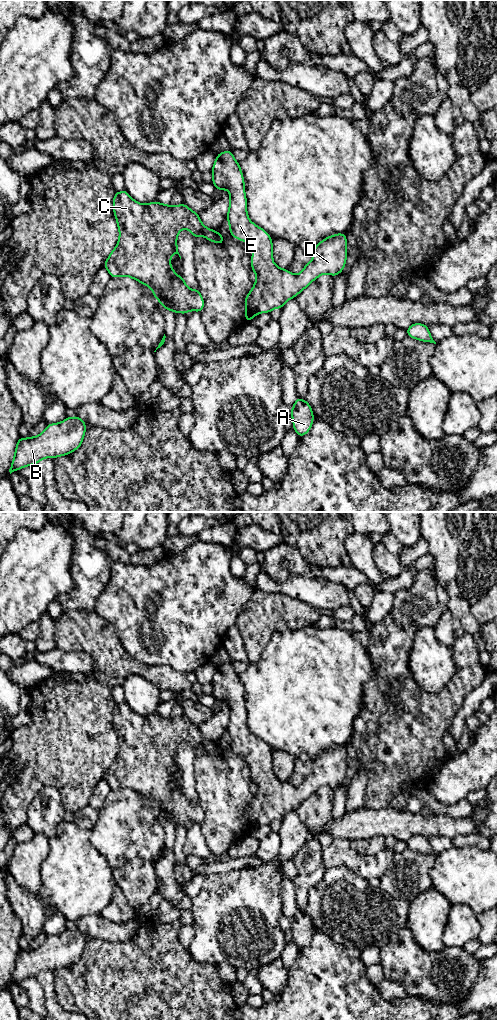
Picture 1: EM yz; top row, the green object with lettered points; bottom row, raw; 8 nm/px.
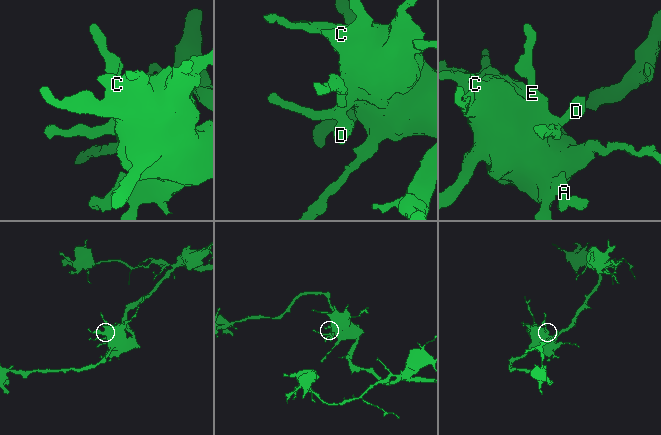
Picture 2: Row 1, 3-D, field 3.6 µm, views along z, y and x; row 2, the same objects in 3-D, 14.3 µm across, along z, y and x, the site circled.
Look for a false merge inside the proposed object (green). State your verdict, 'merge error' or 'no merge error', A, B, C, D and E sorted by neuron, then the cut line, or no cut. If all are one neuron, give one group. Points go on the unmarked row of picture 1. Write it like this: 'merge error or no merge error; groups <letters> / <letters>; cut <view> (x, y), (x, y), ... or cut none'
no merge error; groups A B C D E; cut none

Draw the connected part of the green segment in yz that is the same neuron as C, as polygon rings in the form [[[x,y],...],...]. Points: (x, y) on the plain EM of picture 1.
[[[125,701],[114,706],[113,724],[119,740],[119,752],[103,776],[111,790],[128,788],[149,798],[163,820],[172,822],[175,827],[182,824],[186,828],[190,822],[201,826],[204,811],[198,798],[195,802],[190,802],[183,787],[178,788],[171,779],[170,770],[178,766],[181,771],[177,760],[177,748],[183,740],[189,742],[194,751],[204,748],[207,752],[222,757],[225,756],[223,748],[218,743],[205,739],[199,726],[186,716],[181,715],[171,719],[169,716],[160,716],[156,712],[149,716],[141,716],[132,711]]]

